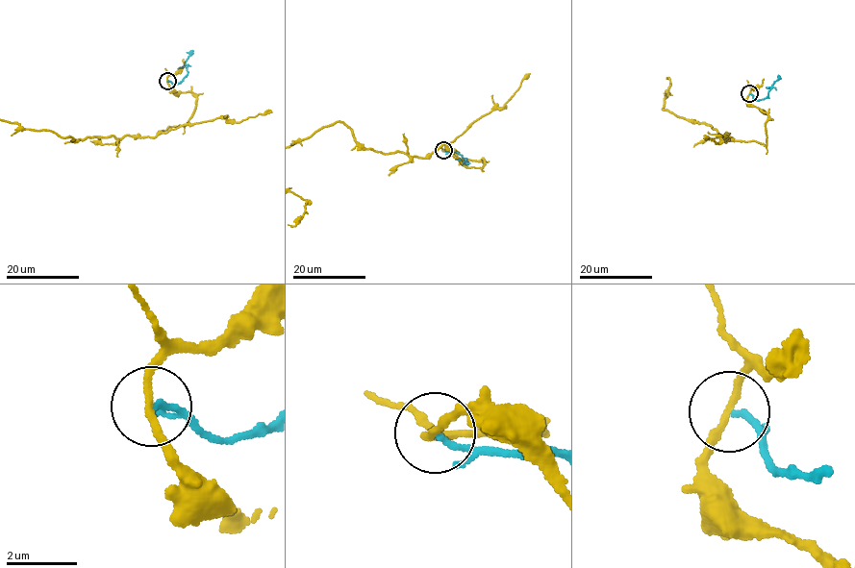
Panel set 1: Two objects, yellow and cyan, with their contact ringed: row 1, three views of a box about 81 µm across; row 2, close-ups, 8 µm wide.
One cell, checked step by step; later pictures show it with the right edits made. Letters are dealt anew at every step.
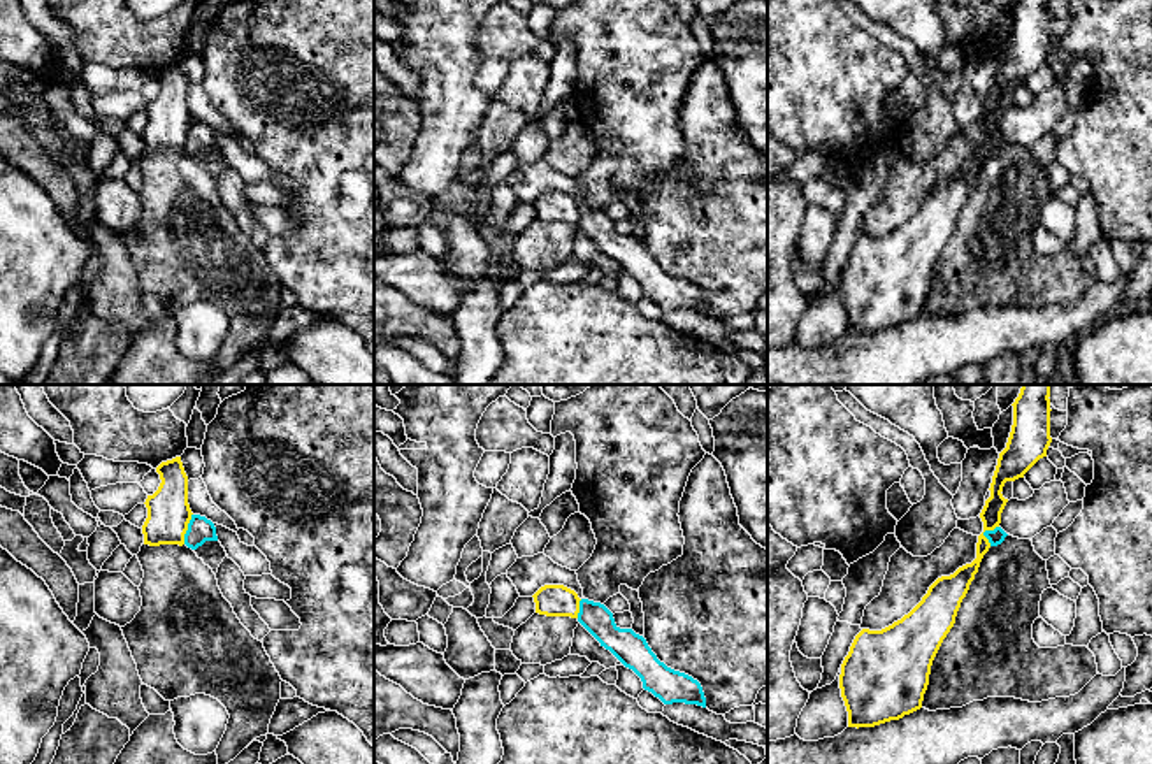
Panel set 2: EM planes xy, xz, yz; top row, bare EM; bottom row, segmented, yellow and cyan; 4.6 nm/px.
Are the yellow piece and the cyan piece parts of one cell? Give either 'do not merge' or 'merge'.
do not merge

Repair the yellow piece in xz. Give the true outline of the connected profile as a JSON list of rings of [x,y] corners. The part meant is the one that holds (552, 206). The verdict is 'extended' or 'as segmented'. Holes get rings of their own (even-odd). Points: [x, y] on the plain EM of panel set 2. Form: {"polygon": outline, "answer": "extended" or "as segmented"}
{"polygon": [[[544,191],[532,204],[539,221],[578,225],[581,205],[564,191]]], "answer": "as segmented"}

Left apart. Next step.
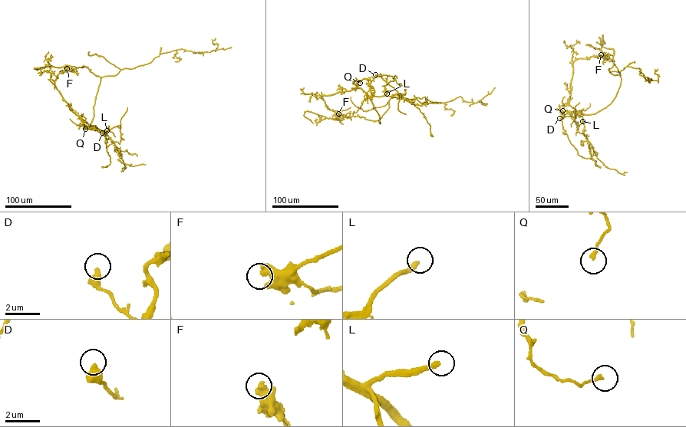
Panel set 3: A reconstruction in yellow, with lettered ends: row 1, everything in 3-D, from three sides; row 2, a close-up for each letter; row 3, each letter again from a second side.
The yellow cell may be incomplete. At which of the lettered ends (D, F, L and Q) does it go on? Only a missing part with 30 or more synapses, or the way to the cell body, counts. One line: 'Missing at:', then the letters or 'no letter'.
Missing at: L

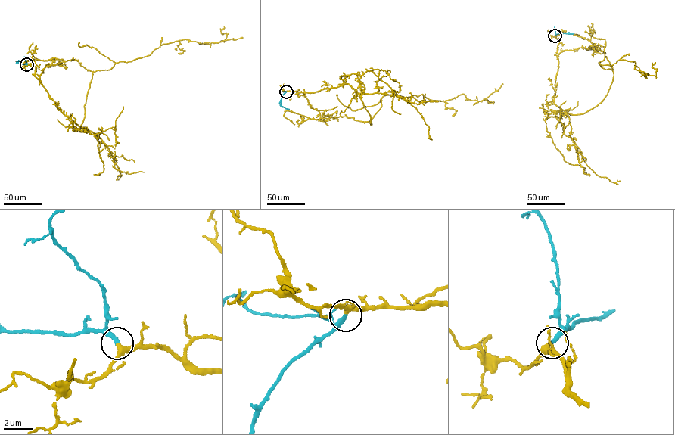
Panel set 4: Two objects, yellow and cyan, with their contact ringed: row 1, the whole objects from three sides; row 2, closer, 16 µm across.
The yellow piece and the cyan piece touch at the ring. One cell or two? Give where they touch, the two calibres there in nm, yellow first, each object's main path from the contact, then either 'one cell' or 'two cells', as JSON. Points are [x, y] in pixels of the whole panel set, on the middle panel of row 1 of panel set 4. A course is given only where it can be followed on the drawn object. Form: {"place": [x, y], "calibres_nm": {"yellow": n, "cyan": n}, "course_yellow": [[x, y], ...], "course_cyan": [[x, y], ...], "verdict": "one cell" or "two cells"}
{"place": [286, 91], "calibres_nm": {"yellow": 340, "cyan": 320}, "course_yellow": [[286, 91], [348, 84], [371, 125], [387, 94], [440, 101], [463, 94], [493, 104], [487, 100]], "course_cyan": [[286, 91], [281, 97], [281, 106], [288, 109]], "verdict": "one cell"}

